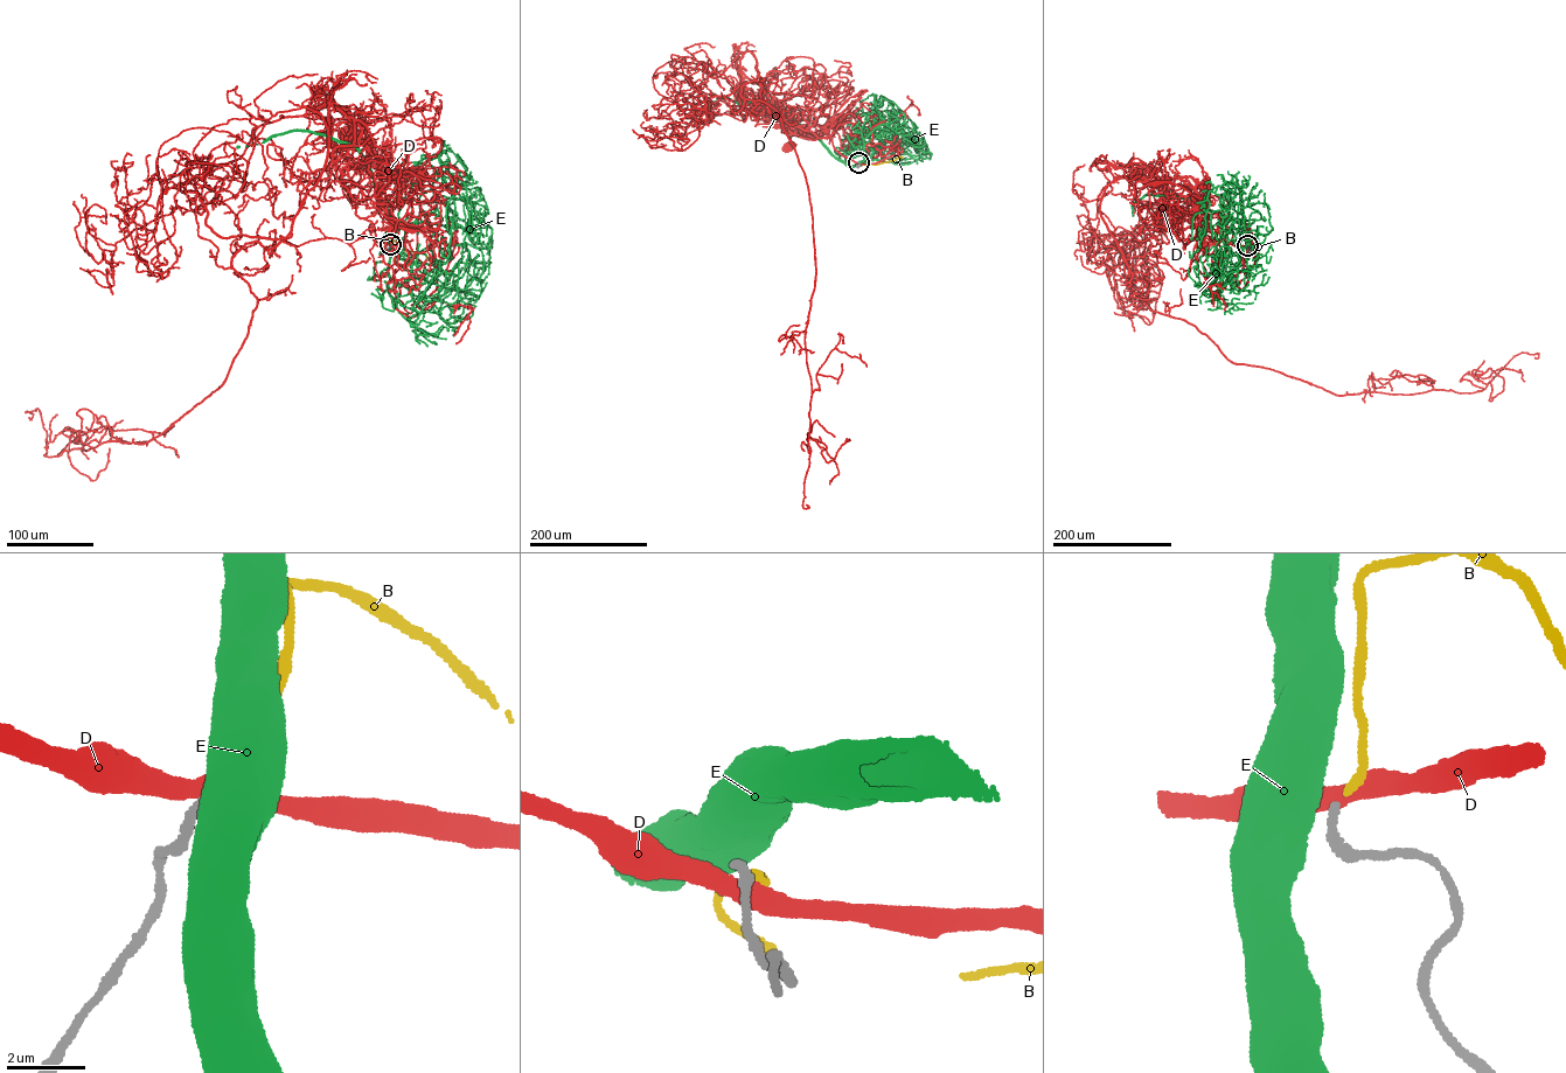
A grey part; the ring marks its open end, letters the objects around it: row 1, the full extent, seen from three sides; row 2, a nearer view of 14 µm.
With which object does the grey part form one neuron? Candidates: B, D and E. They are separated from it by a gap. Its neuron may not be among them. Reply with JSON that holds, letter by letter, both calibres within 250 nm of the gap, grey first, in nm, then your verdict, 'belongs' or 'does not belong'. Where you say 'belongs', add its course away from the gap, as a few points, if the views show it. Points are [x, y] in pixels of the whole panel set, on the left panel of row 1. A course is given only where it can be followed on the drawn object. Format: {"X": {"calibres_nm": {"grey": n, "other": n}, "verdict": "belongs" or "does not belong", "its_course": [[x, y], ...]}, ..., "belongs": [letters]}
{"B": {"calibres_nm": {"grey": 200, "other": 200}, "verdict": "belongs", "its_course": [[390, 244], [394, 241], [401, 250], [425, 255], [436, 269], [446, 274]]}, "D": {"calibres_nm": {"grey": 200, "other": 460}, "verdict": "does not belong"}, "E": {"calibres_nm": {"grey": 200, "other": 750}, "verdict": "does not belong"}, "belongs": ["B"]}

